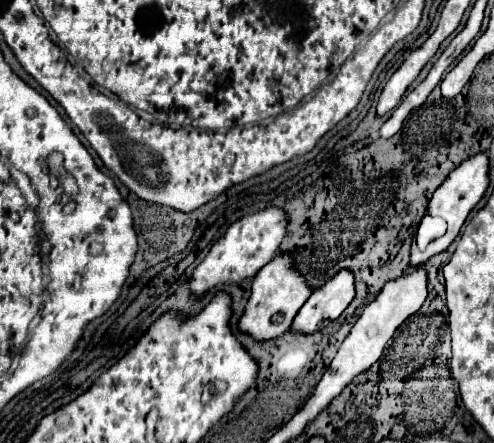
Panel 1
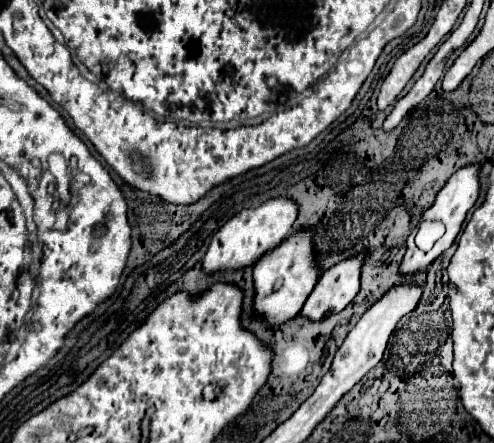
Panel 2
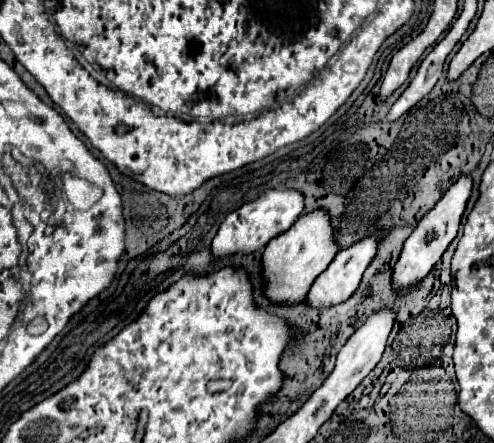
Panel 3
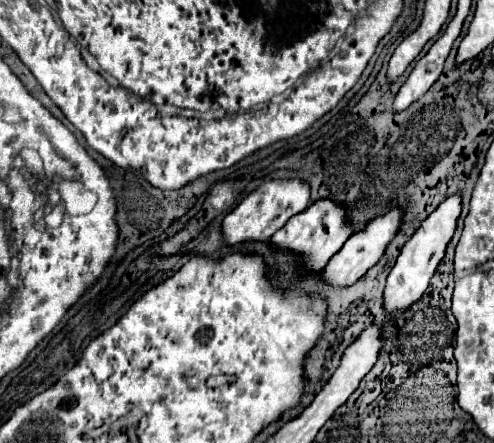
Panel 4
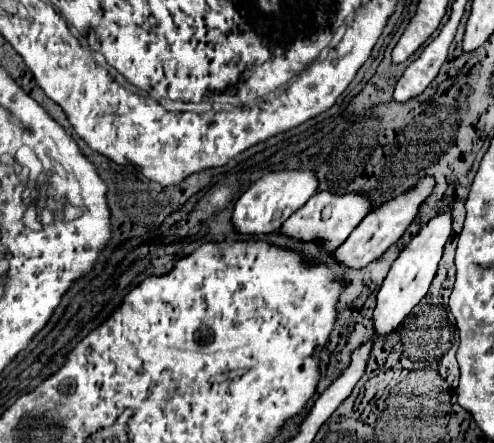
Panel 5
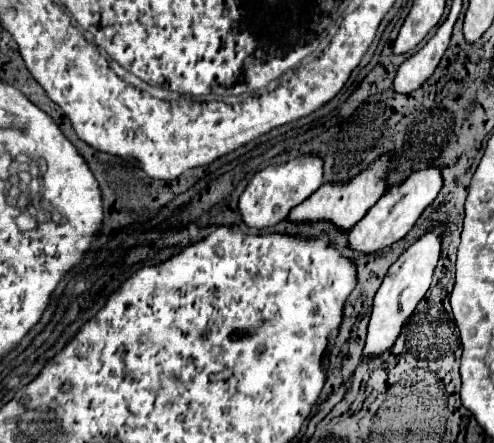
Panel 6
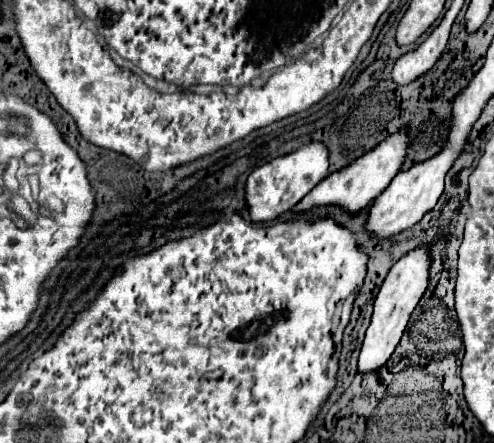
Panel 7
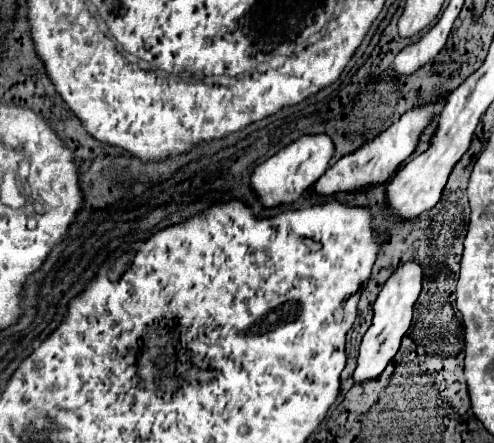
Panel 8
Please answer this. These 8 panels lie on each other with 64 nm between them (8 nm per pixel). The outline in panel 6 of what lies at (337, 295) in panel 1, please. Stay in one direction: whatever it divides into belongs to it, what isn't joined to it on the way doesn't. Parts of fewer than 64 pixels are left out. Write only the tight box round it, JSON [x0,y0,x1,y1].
[348,168,442,254]

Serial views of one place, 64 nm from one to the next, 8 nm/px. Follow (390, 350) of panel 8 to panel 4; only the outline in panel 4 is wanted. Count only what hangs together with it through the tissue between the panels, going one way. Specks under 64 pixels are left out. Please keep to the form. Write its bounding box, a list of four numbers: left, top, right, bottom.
[384,192,462,312]

